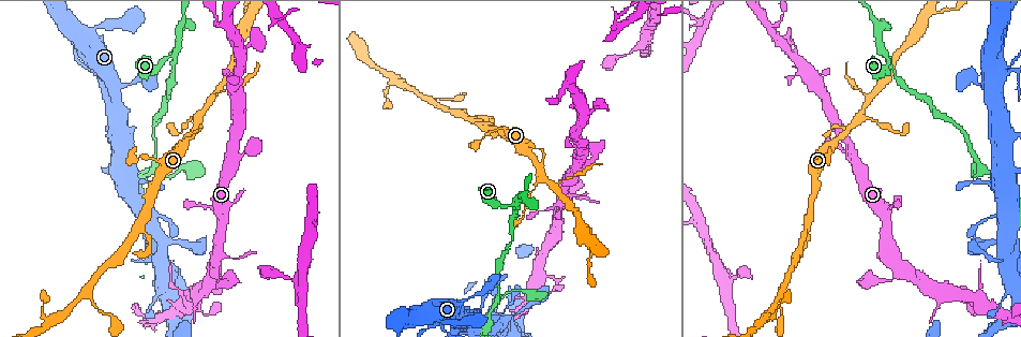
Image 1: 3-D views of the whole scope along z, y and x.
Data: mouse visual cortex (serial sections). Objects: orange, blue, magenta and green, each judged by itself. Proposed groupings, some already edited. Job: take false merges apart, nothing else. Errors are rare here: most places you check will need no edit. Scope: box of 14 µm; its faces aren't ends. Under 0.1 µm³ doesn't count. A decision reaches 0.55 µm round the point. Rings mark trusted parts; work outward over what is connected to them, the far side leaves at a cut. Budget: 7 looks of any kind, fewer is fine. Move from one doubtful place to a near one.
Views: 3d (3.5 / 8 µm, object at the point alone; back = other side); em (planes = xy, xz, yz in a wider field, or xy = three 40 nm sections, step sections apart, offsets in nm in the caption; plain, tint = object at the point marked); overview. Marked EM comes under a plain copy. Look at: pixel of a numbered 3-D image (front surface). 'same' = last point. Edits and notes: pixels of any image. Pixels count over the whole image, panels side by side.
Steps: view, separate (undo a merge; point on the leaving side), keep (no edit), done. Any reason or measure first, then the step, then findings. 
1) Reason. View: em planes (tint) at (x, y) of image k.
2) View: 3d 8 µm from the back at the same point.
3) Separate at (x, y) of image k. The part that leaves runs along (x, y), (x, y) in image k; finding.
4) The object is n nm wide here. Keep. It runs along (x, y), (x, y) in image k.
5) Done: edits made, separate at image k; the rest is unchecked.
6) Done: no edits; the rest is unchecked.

Narrows sharply. View: 3d 3.5 µm at (461, 305) of image 1.

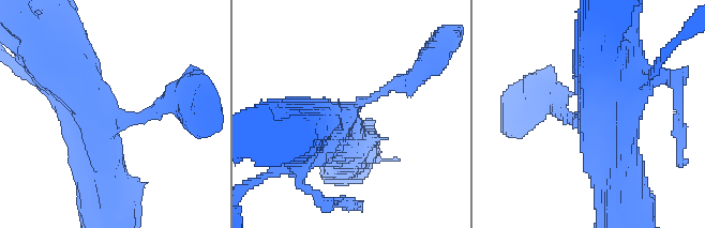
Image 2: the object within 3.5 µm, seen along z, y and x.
Need the tissue. View: em xy step 3 (tint) at (353, 109) of image 2.

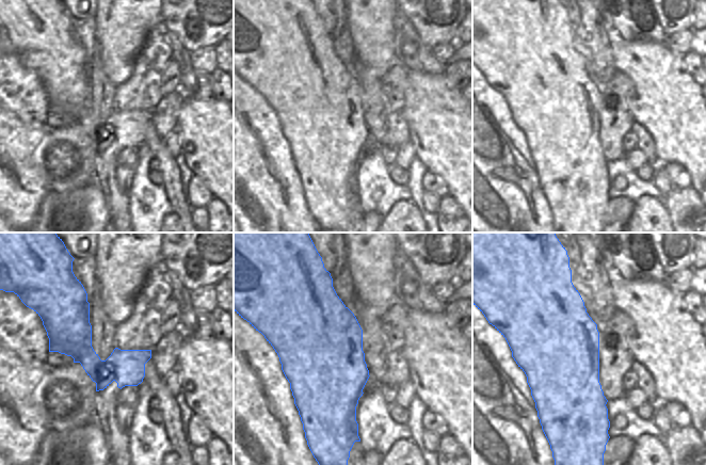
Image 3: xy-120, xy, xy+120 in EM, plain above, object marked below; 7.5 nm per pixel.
Keep. It runs along (75, 50), (105, 185) in image 2; all the same cell.

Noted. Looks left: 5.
Three-way junction. View: 3d 3.5 µm at (887, 55) of image 1.

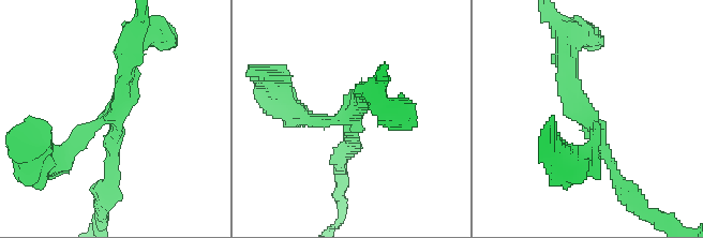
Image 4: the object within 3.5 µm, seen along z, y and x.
3 arms meet here; the arms are 200, 250, 250 nm wide. View: em planes (tint) at (350, 117) of image 4.

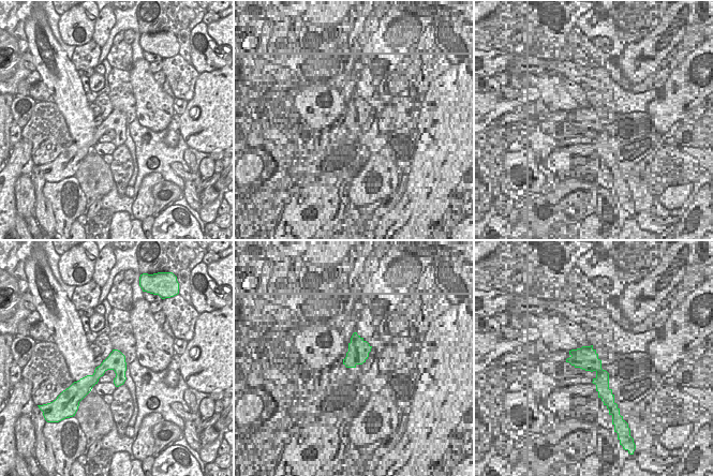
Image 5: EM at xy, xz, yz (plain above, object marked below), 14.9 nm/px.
Keep. It runs along (294, 109), (356, 118), (349, 145) in image 4; all the same cell.

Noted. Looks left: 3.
A fork. View: 3d 3.5 µm at (981, 165) of image 1.

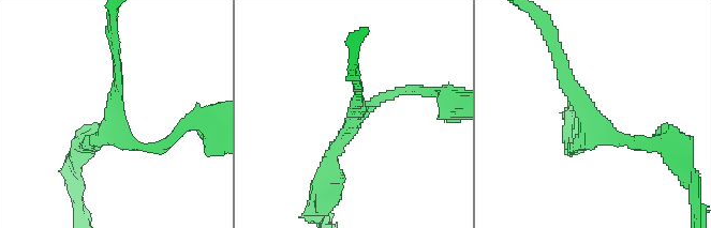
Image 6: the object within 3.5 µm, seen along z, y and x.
3 arms meet here; the arms are 150, 200, 200 nm wide; now the EM. View: em planes (tint) at (114, 119) of image 6.

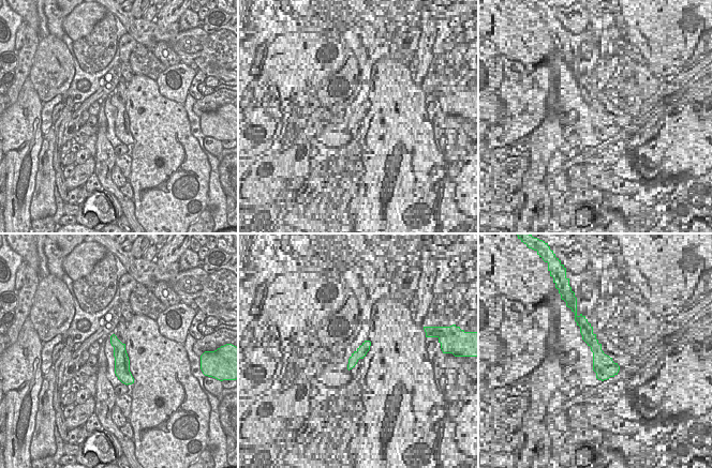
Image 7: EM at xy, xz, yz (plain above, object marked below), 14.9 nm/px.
View: em xy step 3 (tint) at the same point.

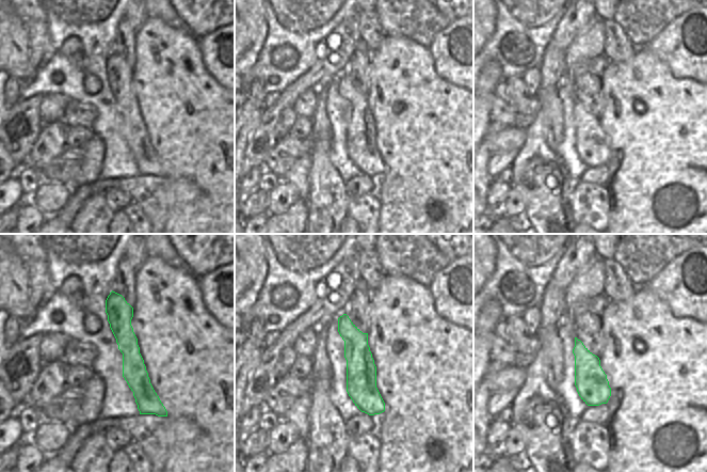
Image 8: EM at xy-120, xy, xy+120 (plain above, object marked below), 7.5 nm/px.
The object is 220 nm wide here. Keep. It runs along (560, 56), (602, 132), (648, 141) in image 6; one cell here.

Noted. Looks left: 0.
Done: no edits; the rest is unchecked.

